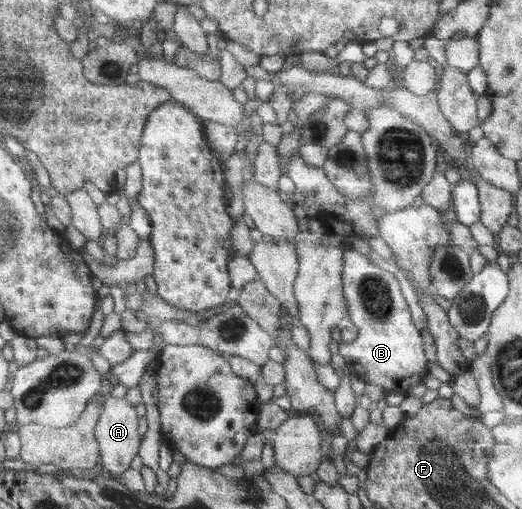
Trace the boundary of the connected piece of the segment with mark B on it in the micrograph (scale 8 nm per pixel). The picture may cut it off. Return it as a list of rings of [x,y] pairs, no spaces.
[[[351,247],[344,253],[344,272],[343,272],[344,296],[346,304],[350,310],[350,318],[354,325],[359,329],[358,337],[352,342],[343,340],[343,335],[338,328],[334,328],[332,337],[339,343],[337,349],[344,358],[345,364],[351,369],[354,375],[363,377],[368,384],[381,387],[385,393],[403,393],[409,387],[422,383],[426,378],[426,357],[422,353],[422,341],[418,329],[412,325],[406,301],[400,295],[398,283],[392,277],[392,273],[382,271],[376,267],[376,263],[370,261],[370,255],[362,255],[358,251],[353,251]]]

